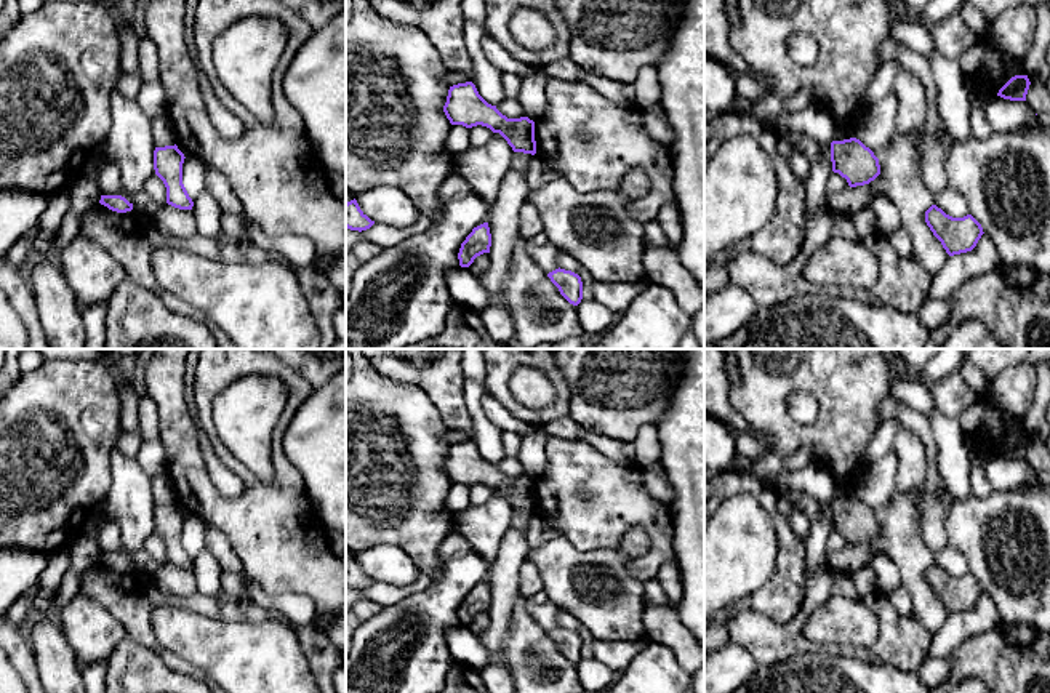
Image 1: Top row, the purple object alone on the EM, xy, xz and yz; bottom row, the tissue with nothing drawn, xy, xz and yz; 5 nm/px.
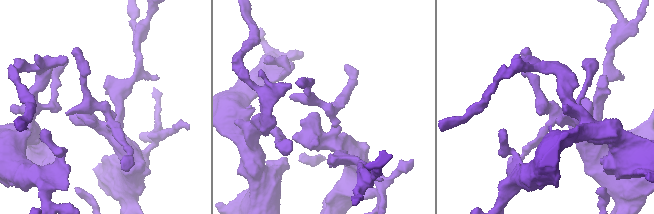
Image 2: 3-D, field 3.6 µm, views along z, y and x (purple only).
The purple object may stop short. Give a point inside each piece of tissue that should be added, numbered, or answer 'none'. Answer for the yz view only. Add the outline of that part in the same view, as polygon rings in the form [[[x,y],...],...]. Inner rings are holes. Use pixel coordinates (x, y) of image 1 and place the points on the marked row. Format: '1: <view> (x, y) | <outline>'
none

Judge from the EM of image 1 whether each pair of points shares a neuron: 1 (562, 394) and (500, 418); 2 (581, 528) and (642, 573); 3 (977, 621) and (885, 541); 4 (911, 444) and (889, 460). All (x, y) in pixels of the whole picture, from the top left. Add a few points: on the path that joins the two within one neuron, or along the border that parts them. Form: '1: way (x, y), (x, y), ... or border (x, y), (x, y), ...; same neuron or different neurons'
1: border (487, 391), (514, 416), (533, 428); different neurons
2: way (609, 520), (641, 520), (655, 535), (655, 546); same neuron
3: way (949, 621), (924, 599), (913, 578), (913, 568); same neuron
4: border (893, 448), (895, 488); different neurons

